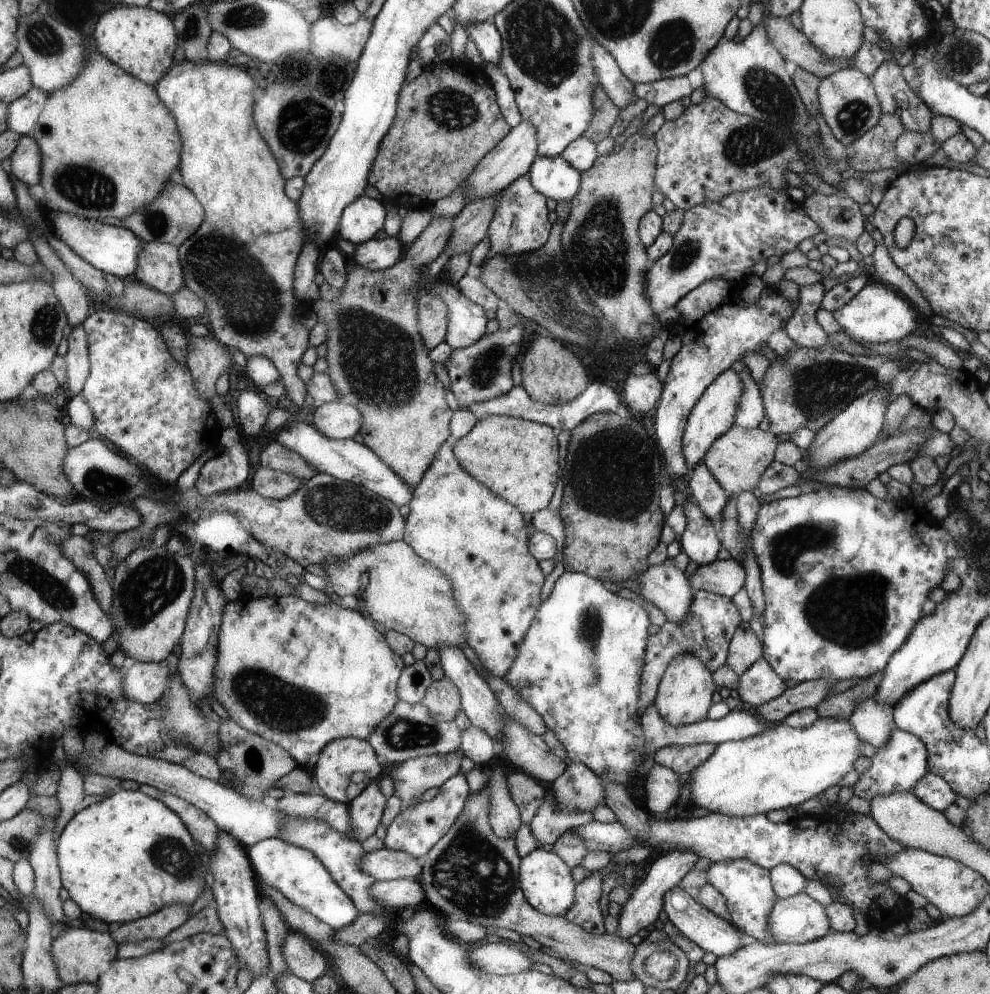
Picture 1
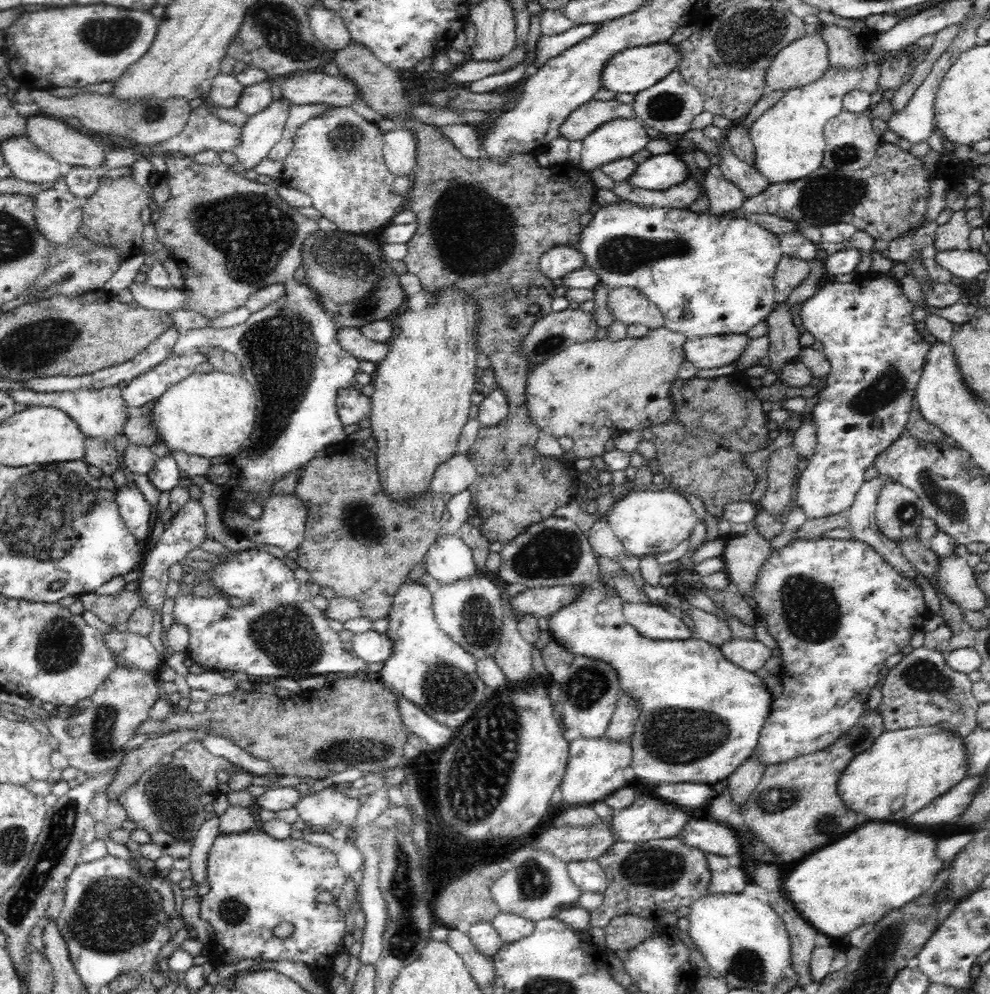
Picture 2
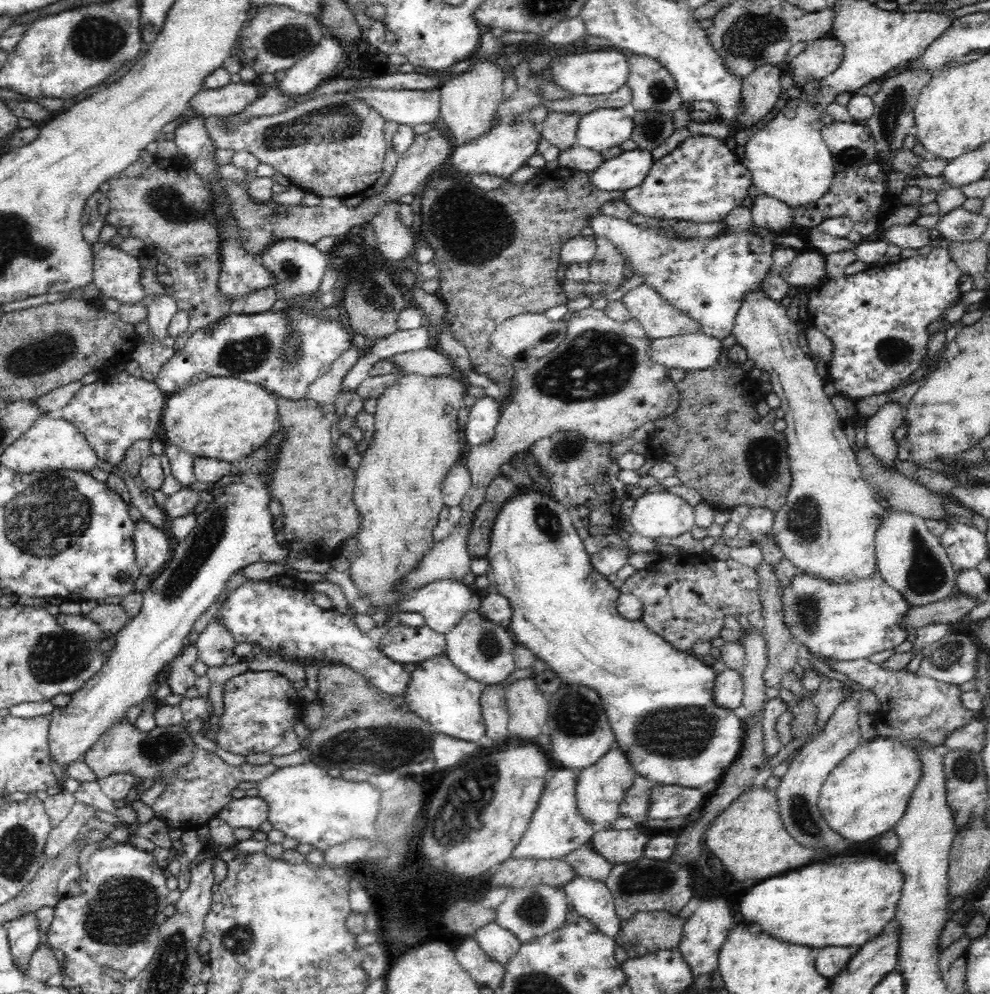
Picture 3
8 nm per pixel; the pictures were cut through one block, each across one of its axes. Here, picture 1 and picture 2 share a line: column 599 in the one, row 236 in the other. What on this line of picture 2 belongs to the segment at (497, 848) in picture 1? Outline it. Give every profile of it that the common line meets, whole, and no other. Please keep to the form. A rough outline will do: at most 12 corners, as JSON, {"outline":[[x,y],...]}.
{"outline":[[964,209],[936,228],[937,251],[970,250]]}

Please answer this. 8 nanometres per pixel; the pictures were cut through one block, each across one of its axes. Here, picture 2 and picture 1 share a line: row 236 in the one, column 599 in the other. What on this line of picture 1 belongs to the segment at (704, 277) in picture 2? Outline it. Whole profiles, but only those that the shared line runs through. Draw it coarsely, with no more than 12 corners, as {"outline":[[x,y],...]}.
{"outline":[[582,571],[504,679],[568,762],[626,787],[648,612]]}

